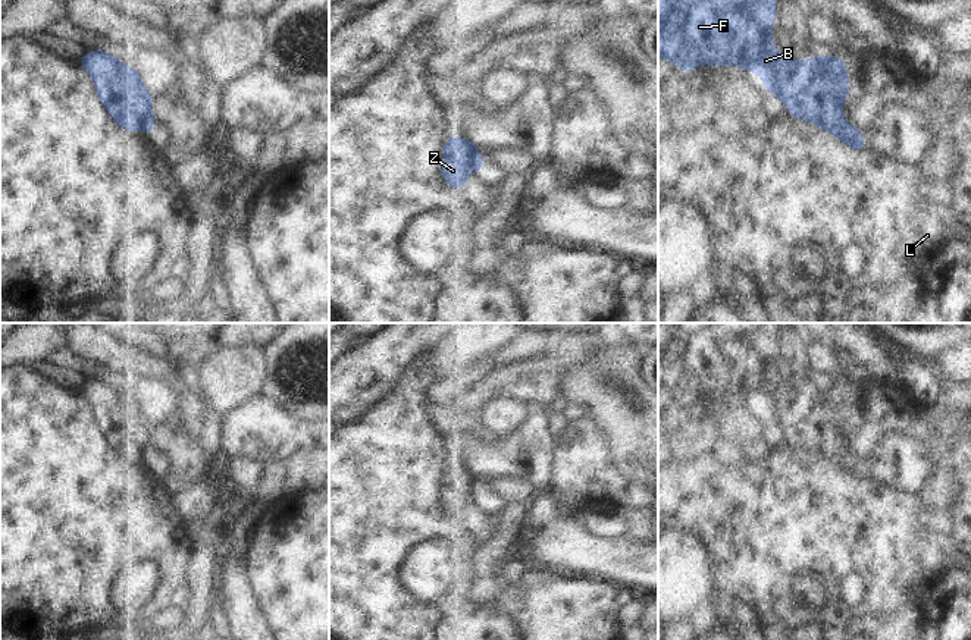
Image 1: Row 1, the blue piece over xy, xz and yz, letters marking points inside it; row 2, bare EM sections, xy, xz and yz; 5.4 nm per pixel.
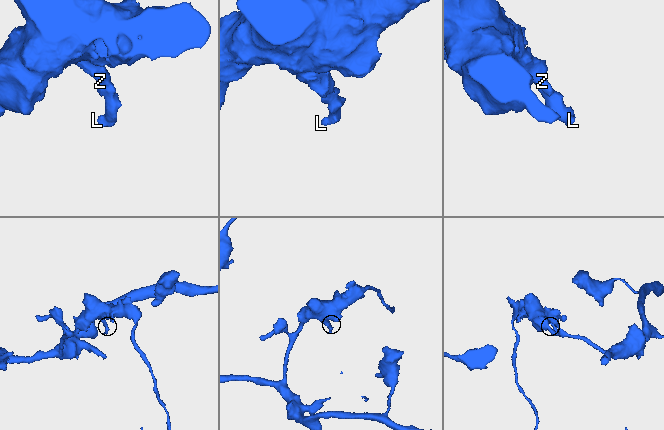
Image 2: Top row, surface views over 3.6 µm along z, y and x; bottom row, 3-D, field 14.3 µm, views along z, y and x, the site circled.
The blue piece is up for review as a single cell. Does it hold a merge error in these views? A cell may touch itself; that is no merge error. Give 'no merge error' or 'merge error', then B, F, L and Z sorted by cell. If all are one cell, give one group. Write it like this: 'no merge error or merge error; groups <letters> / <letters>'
no merge error; groups B F L Z

